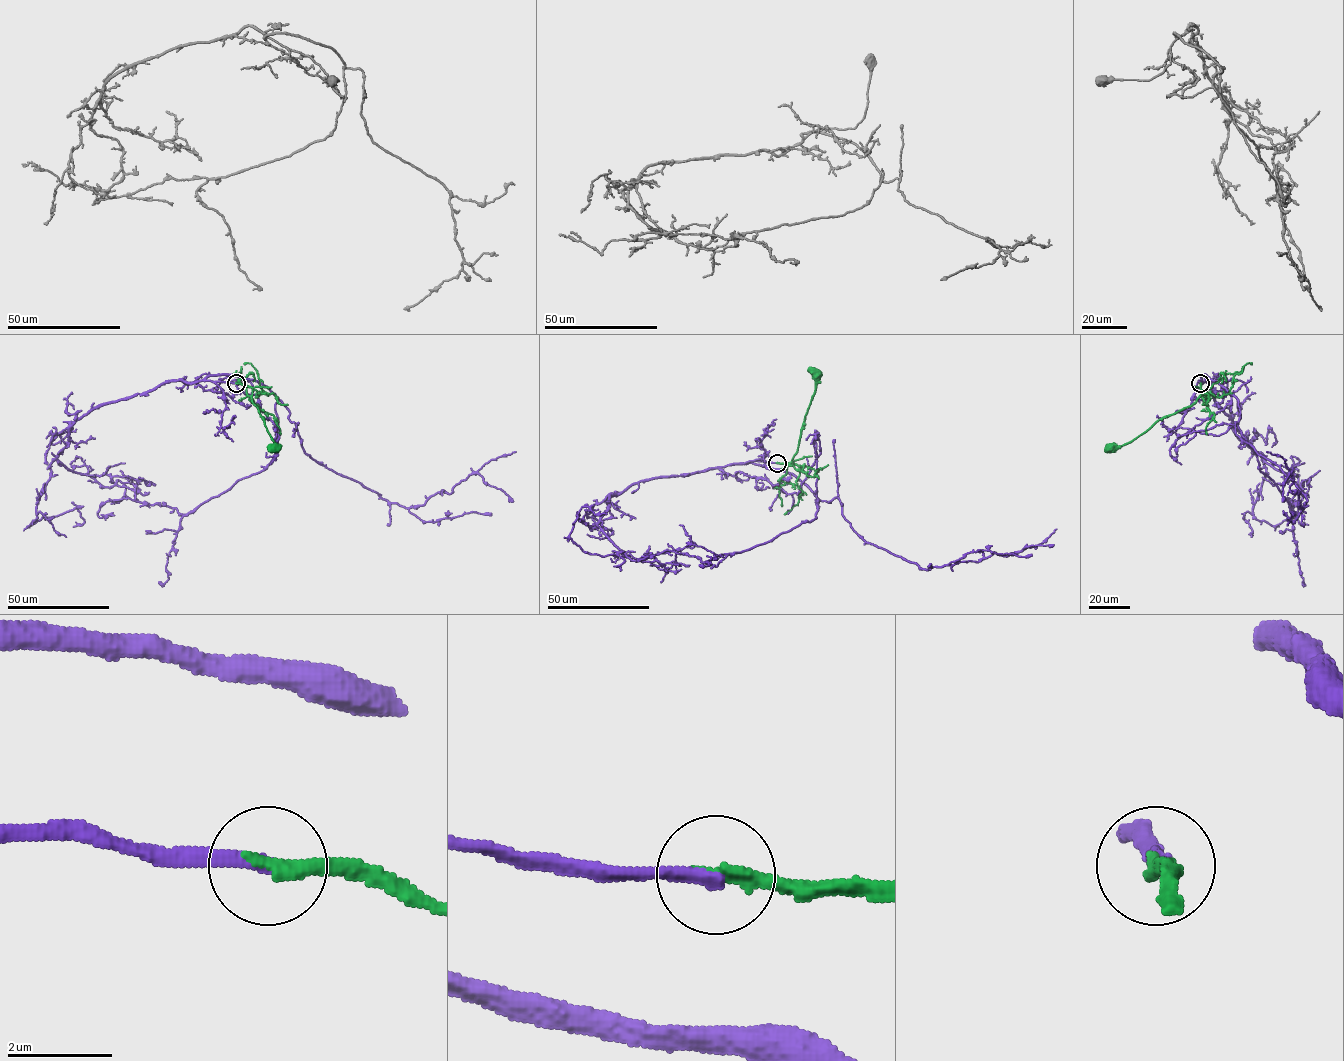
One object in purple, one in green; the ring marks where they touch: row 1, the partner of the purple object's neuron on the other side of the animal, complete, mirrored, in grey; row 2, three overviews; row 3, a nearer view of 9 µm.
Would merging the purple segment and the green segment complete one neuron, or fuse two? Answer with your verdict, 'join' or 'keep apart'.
keep apart

